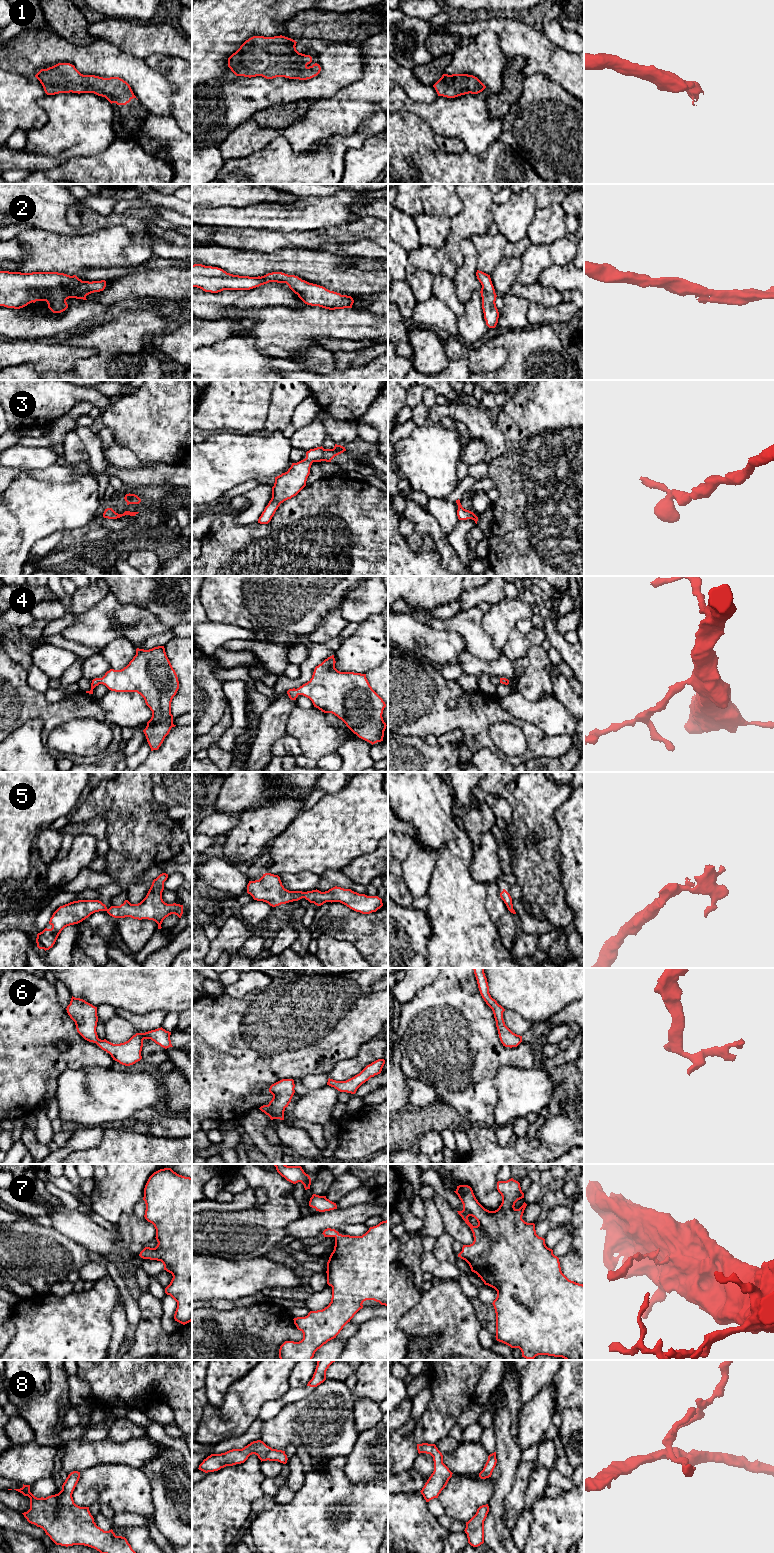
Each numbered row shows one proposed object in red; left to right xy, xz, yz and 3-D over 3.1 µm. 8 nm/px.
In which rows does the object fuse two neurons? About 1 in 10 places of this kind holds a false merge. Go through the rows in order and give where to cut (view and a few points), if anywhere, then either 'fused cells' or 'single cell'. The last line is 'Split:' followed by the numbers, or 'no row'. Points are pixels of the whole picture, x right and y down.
1: no cut; single cell
2: no cut; single cell
3: no cut; single cell
4: no cut; single cell
5: no cut; single cell
6: no cut; single cell
7: no cut; single cell
8: no cut; single cell
Split: no row

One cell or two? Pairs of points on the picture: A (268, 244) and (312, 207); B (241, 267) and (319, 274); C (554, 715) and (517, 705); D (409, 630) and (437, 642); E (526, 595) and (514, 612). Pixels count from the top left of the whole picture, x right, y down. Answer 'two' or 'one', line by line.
A: two
B: one
C: one
D: one
E: two

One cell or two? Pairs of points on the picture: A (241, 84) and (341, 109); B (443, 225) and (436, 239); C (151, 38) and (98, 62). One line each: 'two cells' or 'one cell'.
A: two cells
B: one cell
C: two cells

